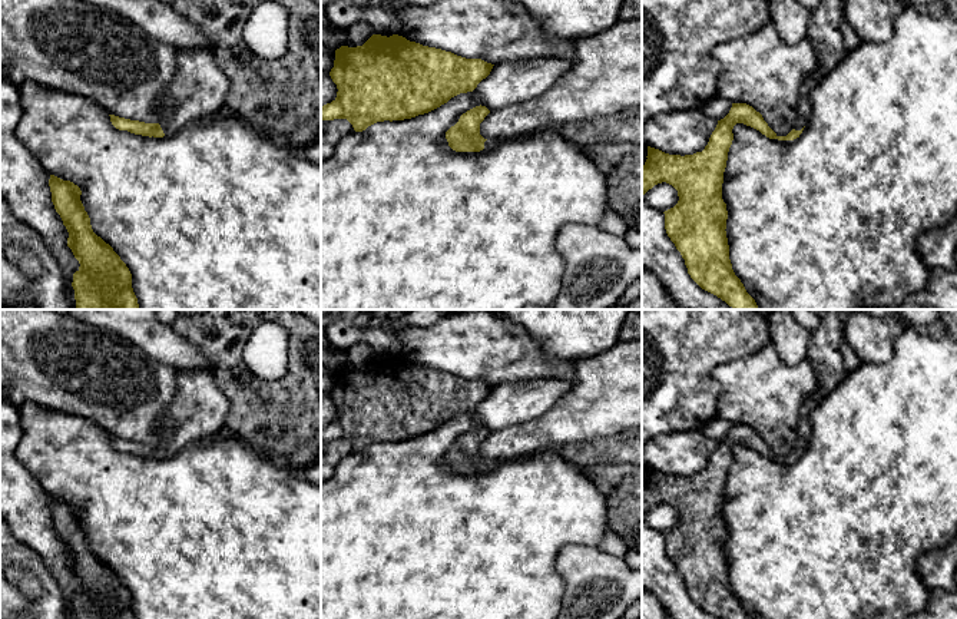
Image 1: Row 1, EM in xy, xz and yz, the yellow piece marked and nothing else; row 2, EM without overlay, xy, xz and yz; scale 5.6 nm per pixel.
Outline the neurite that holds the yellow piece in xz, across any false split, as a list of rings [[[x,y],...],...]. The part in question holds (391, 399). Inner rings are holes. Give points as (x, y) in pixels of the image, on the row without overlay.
[[[372,355],[362,367],[341,367],[335,371],[330,397],[338,413],[331,424],[321,428],[321,441],[347,440],[355,453],[362,453],[377,443],[411,440],[440,428],[460,414],[473,413],[493,387],[398,355]]]

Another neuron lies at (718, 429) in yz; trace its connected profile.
[[[713,417],[703,428],[703,434],[718,441],[723,440],[732,428],[732,423],[722,417]]]

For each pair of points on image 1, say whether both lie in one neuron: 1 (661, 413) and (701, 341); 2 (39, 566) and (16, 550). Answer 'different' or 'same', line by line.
1: same
2: same

